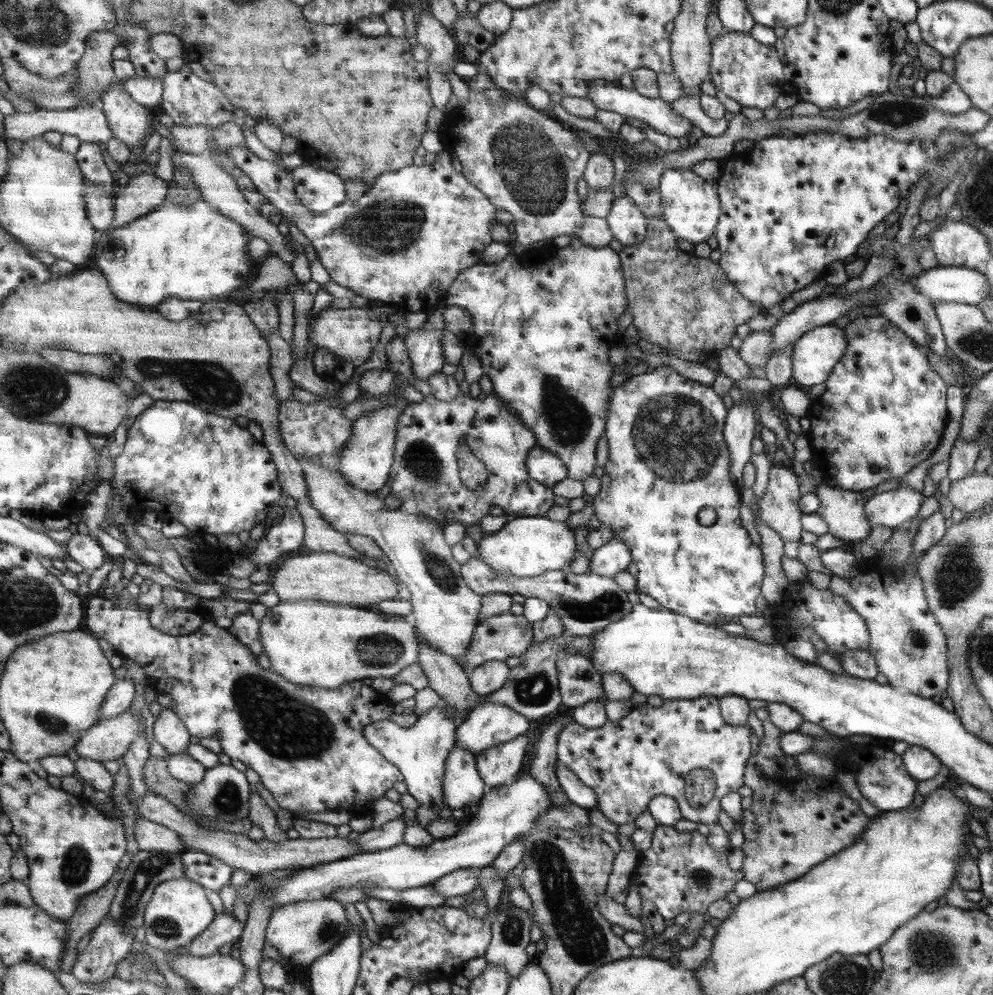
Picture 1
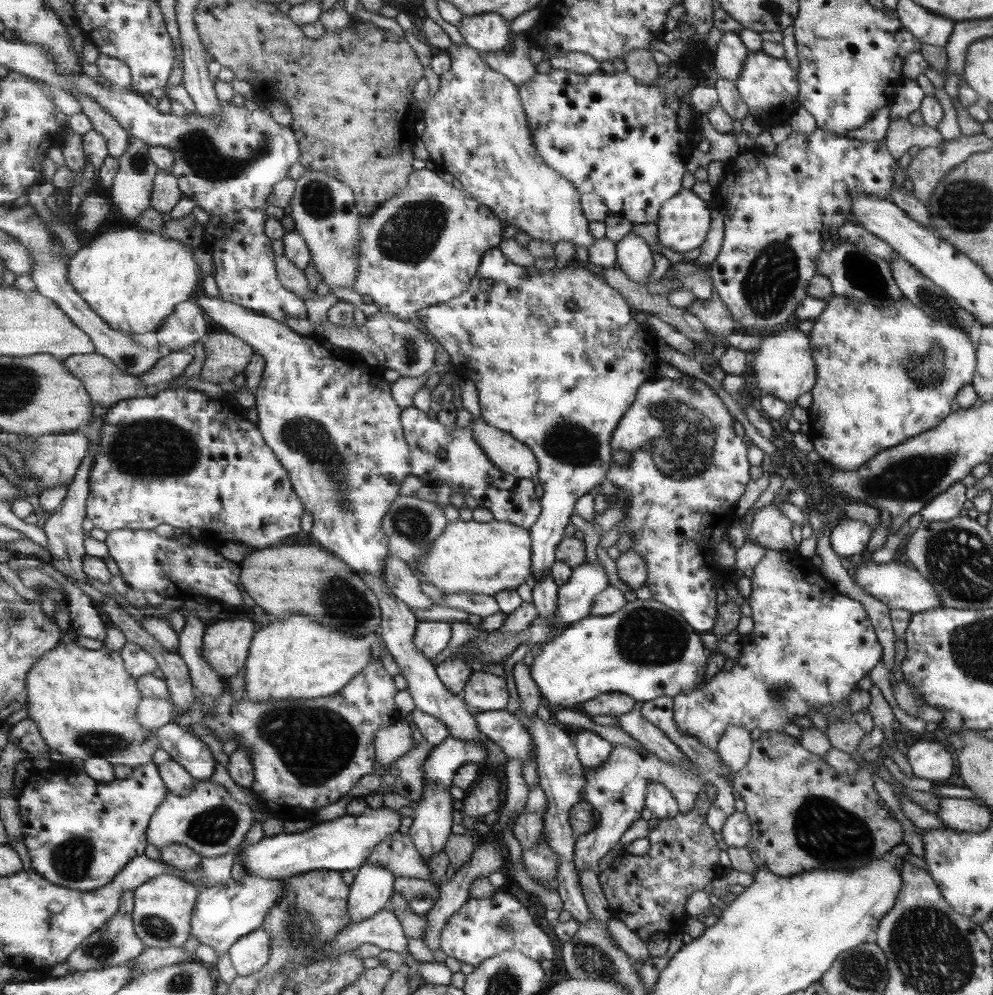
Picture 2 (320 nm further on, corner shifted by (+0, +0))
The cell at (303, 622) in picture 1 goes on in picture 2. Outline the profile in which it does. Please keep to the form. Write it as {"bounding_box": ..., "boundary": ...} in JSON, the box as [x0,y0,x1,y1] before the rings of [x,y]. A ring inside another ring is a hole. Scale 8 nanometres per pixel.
{"bounding_box":[244,616,381,702],"boundary":[[[309,616],[271,619],[256,632],[245,668],[244,696],[251,702],[282,702],[291,699],[322,699],[341,692],[373,659],[381,659],[377,633],[349,636],[331,630]]]}

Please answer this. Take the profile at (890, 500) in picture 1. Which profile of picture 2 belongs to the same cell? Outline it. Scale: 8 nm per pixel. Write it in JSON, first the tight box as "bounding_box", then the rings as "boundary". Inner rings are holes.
{"bounding_box":[829,518,873,561],"boundary":[[[843,518],[829,534],[830,549],[839,558],[849,558],[853,561],[865,548],[872,530],[873,528],[860,520]]]}

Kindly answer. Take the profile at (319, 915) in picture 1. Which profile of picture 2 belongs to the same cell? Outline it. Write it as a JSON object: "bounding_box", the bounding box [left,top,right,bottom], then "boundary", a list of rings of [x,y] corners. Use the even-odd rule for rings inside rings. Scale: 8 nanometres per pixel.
{"bounding_box":[230,928,271,978],"boundary":[[[263,928],[239,940],[230,950],[232,966],[238,978],[261,972],[271,960],[271,936]]]}

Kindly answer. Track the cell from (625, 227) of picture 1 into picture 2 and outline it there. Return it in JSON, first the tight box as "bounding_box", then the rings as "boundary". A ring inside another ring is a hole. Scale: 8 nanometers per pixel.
{"bounding_box":[616,232,653,283],"boundary":[[[632,232],[616,242],[616,262],[619,270],[631,282],[643,283],[653,272],[652,253],[645,241]]]}

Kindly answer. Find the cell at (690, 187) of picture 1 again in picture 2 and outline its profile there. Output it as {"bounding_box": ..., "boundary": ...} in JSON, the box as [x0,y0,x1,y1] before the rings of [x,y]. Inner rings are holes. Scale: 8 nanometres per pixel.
{"bounding_box":[658,189,710,252],"boundary":[[[689,189],[663,202],[658,210],[658,242],[673,252],[689,252],[700,248],[709,230],[710,212],[701,197]]]}

